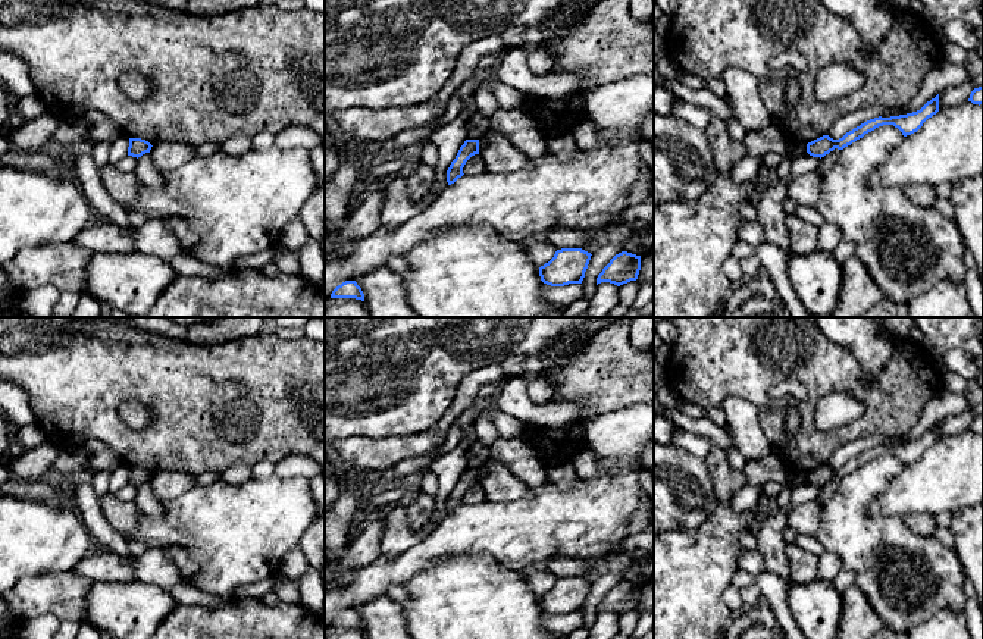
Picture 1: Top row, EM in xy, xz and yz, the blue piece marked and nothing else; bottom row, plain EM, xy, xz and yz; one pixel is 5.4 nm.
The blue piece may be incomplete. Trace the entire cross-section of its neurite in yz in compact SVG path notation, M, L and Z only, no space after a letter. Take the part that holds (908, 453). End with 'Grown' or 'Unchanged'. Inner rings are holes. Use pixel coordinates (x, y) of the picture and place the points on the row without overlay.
M939 423L930 430L927 430L917 441L899 444L899 445L890 445L890 447L879 445L870 448L861 452L860 455L854 457L852 460L846 461L839 469L833 469L829 464L823 464L807 473L807 482L813 486L821 488L830 480L833 480L835 477L843 479L845 476L851 474L857 469L863 467L865 463L883 454L893 454L902 461L904 466L907 466L917 461L923 455L923 452L937 441L939 441Z. Unchanged

